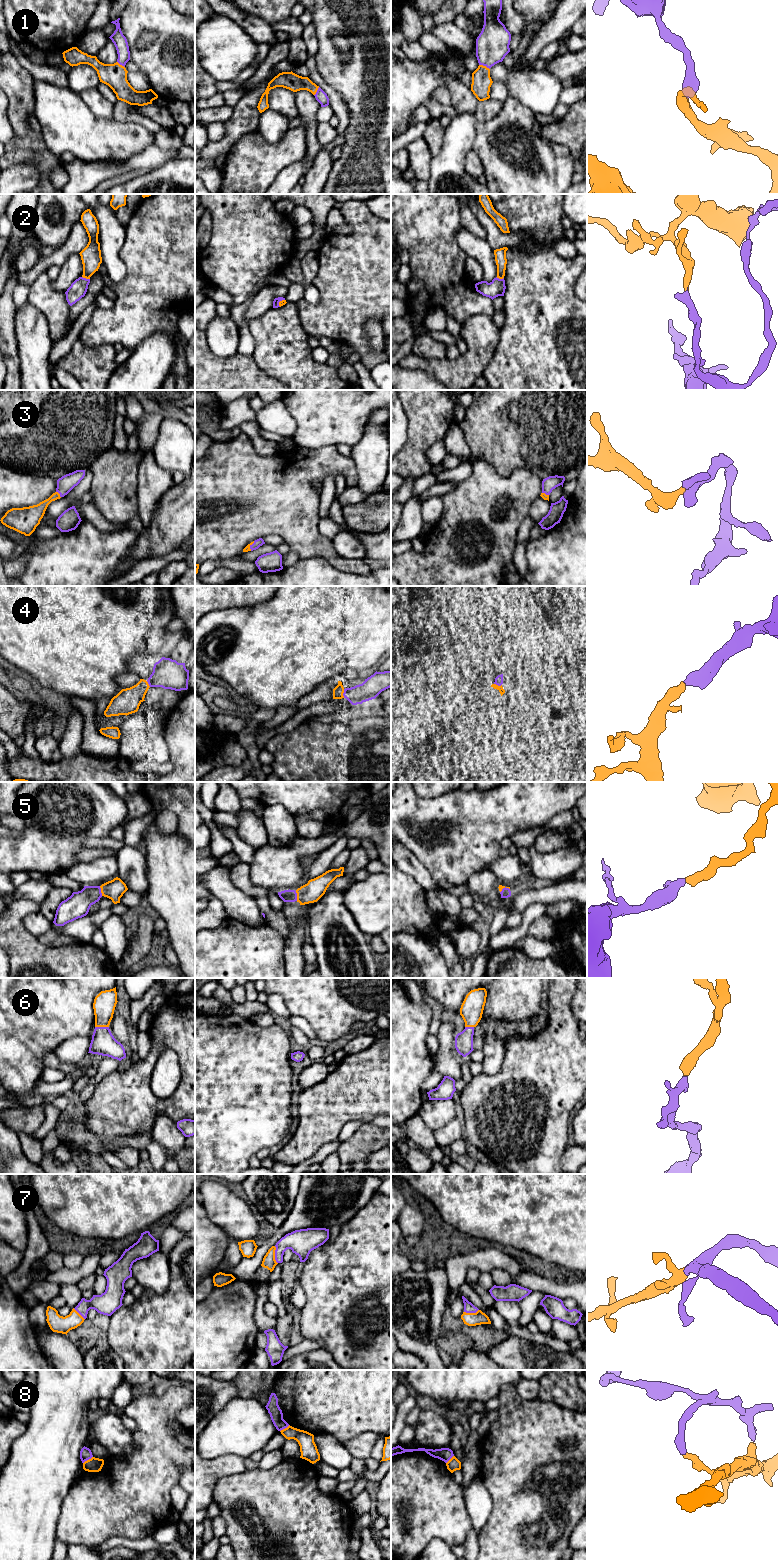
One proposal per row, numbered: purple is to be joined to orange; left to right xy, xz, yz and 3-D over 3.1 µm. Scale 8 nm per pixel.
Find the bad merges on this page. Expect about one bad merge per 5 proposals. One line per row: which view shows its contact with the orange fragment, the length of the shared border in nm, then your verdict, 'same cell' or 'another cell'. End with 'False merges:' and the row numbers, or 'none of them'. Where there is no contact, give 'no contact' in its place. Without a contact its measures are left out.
1: meets orange in yz; contact 100 nm long; same cell
2: meets orange in xy; contact 70 nm long; same cell
3: meets orange in xy; contact 70 nm long; same cell
4: meets orange in xz; contact 70 nm long; same cell
5: meets orange in xy; contact 80 nm long; same cell
6: meets orange in xy; contact 110 nm long; same cell
7: meets orange in xz; contact 150 nm long; same cell
8: meets orange in xy; contact 100 nm long; another cell
False merges: 8

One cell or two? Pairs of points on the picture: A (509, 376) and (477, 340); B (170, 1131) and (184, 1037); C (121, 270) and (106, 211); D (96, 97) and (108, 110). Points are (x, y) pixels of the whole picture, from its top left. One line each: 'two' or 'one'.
A: two
B: two
C: one
D: one

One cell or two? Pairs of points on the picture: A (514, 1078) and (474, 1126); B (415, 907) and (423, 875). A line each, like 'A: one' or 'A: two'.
A: one
B: two

